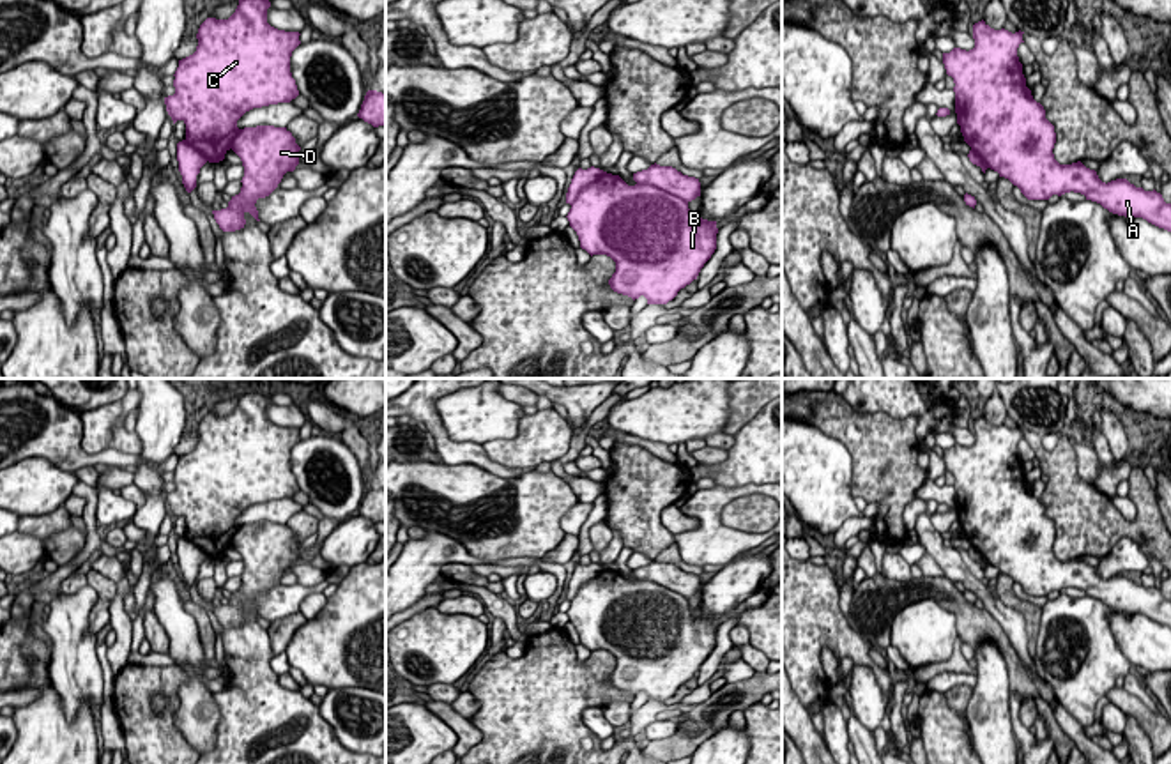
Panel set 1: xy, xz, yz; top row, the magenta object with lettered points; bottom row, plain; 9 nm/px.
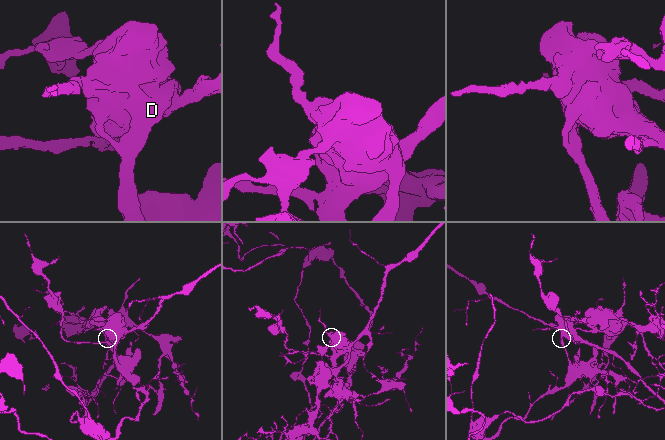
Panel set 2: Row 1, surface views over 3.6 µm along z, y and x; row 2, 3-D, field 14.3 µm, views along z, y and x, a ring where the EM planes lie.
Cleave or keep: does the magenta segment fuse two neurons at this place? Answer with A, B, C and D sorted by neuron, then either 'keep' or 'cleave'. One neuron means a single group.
groups A B C / D; cleave

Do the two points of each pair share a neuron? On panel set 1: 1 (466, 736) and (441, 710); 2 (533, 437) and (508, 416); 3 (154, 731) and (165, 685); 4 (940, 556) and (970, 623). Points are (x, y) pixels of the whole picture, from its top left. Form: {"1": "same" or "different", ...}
{"1": "same", "2": "different", "3": "same", "4": "different"}

